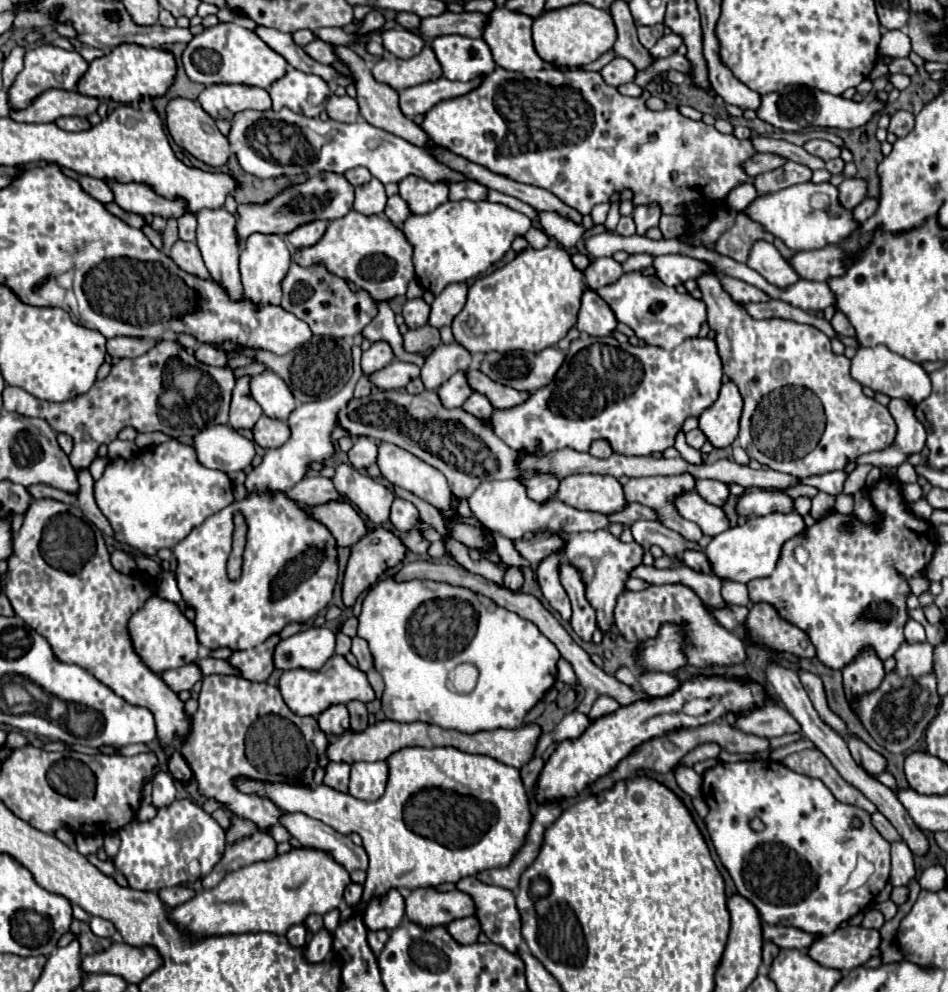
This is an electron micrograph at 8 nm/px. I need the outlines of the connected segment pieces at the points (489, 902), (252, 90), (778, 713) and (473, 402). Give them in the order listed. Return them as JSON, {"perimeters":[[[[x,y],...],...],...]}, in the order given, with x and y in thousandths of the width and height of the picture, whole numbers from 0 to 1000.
{"perimeters":[[[[492,883],[487,885],[481,895],[485,899],[492,899],[498,907],[500,907],[500,923],[506,927],[506,933],[508,933],[508,940],[525,954],[534,956],[536,960],[540,962],[546,962],[549,954],[553,952],[553,946],[551,946],[551,923],[544,915],[544,905],[542,901],[536,897],[536,895],[527,895],[527,893],[517,893],[517,891],[511,891],[506,889],[502,883]]],[[[224,85],[217,87],[215,93],[209,97],[211,107],[224,119],[238,119],[243,121],[245,115],[253,111],[283,111],[287,107],[285,95],[278,89],[270,87],[255,87],[255,85]]],[[[810,710],[804,714],[793,714],[787,720],[781,720],[774,730],[781,738],[795,742],[827,742],[835,738],[844,738],[844,730],[827,716],[823,710]]],[[[496,397],[496,401],[487,407],[487,411],[492,415],[496,415],[498,419],[511,423],[511,425],[515,425],[517,419],[519,419],[519,415],[521,415],[521,409],[508,397]]]]}

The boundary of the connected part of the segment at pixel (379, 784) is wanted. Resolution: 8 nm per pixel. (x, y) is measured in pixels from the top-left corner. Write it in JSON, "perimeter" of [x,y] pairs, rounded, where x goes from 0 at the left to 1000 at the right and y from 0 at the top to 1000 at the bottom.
{"perimeter":[[[373,768],[369,776],[367,800],[378,806],[399,806],[405,800],[409,788],[407,768]]]}

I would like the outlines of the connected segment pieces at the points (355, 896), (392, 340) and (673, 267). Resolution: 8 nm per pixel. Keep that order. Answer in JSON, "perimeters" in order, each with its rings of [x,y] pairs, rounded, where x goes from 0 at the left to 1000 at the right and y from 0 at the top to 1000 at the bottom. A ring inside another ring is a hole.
{"perimeters":[[[[369,891],[367,897],[365,897],[365,901],[363,901],[365,911],[373,913],[376,909],[380,909],[380,905],[382,905],[382,893],[380,891]]],[[[395,304],[399,308],[399,317],[395,319],[395,323],[382,333],[382,339],[388,341],[390,345],[399,345],[399,343],[407,343],[414,351],[416,351],[416,357],[422,361],[422,363],[430,363],[430,365],[437,365],[441,369],[447,367],[447,361],[445,359],[437,359],[437,357],[430,357],[424,353],[424,337],[420,335],[420,329],[416,325],[416,315],[414,310],[409,308],[409,304]]],[[[703,256],[703,258],[692,258],[690,260],[690,272],[692,278],[703,286],[703,288],[715,288],[722,286],[724,282],[732,282],[738,276],[743,276],[743,272],[749,272],[747,266],[726,260],[726,258],[717,258],[717,256]]]]}

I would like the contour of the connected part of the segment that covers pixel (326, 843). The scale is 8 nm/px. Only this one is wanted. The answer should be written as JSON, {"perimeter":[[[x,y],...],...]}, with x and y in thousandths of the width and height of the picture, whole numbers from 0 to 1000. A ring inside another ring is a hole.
{"perimeter":[[[297,819],[293,825],[295,833],[300,833],[316,851],[333,853],[333,857],[346,857],[354,869],[363,869],[367,879],[386,877],[388,863],[382,853],[376,853],[369,843],[354,839],[338,827],[331,827],[316,819]]]}

